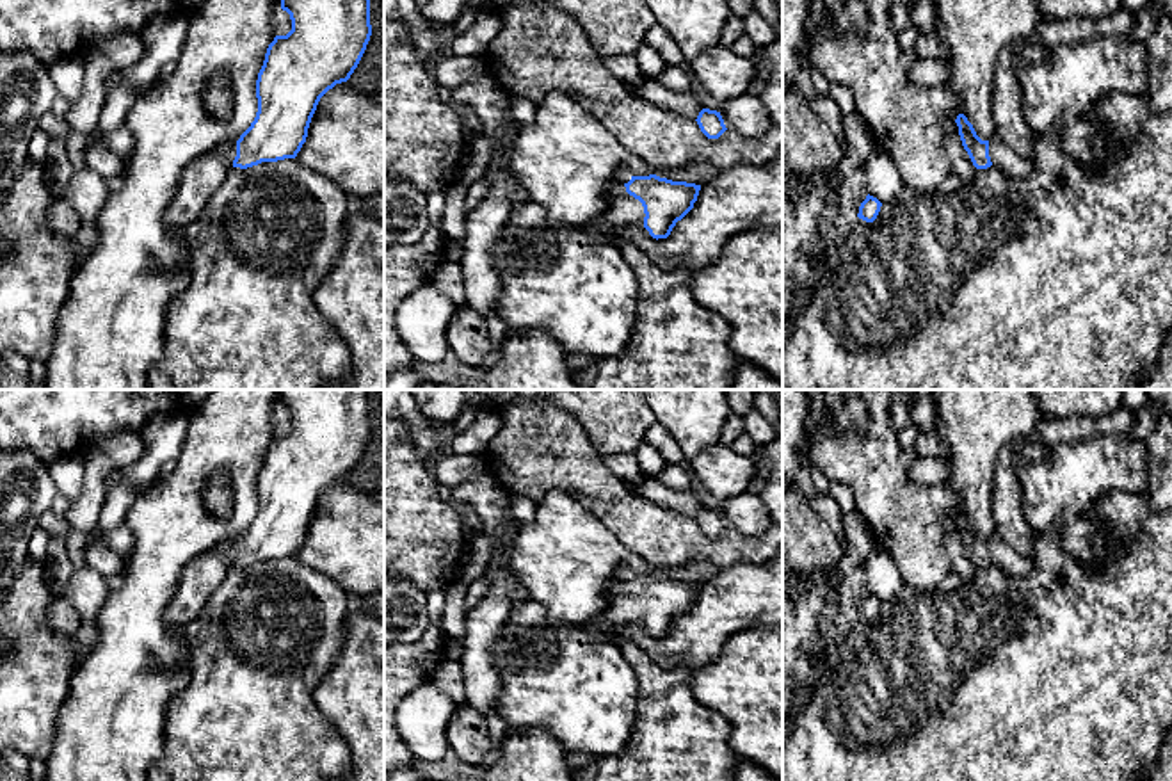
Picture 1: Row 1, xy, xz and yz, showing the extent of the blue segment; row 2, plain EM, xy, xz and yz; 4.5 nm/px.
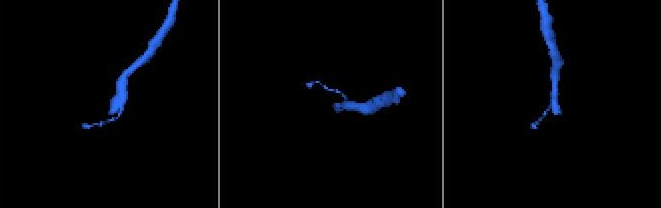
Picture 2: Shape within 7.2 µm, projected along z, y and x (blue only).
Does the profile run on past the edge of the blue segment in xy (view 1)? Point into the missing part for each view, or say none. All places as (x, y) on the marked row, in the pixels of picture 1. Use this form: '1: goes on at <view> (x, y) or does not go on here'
1: goes on at xy (205, 175)

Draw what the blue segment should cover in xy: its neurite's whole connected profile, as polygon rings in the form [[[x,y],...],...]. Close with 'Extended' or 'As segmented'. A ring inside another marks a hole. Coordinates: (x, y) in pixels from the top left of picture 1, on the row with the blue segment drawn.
[[[281,0],[292,30],[269,44],[256,80],[258,112],[238,141],[229,141],[192,160],[165,212],[171,228],[183,229],[206,208],[231,167],[247,169],[261,162],[295,158],[308,137],[320,98],[347,82],[357,68],[372,36],[370,0]]]. Extended

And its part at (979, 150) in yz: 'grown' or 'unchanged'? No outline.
grown

